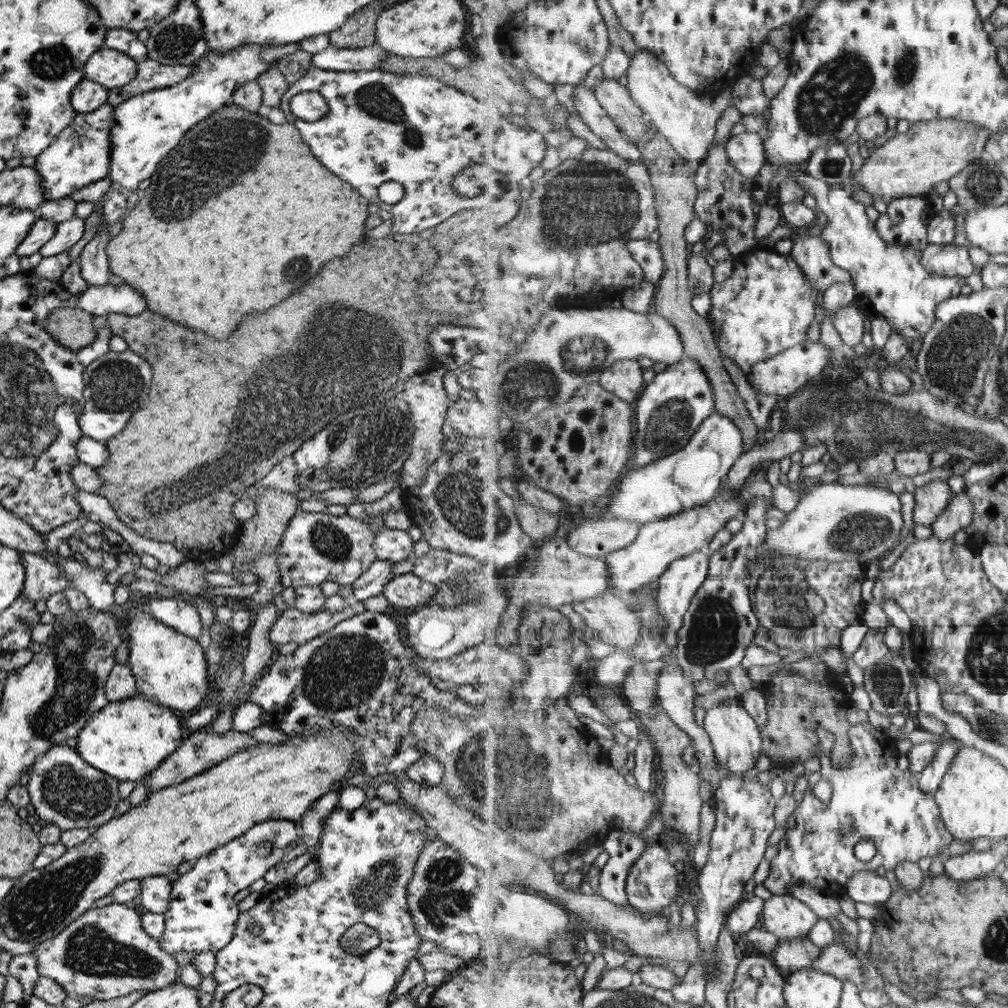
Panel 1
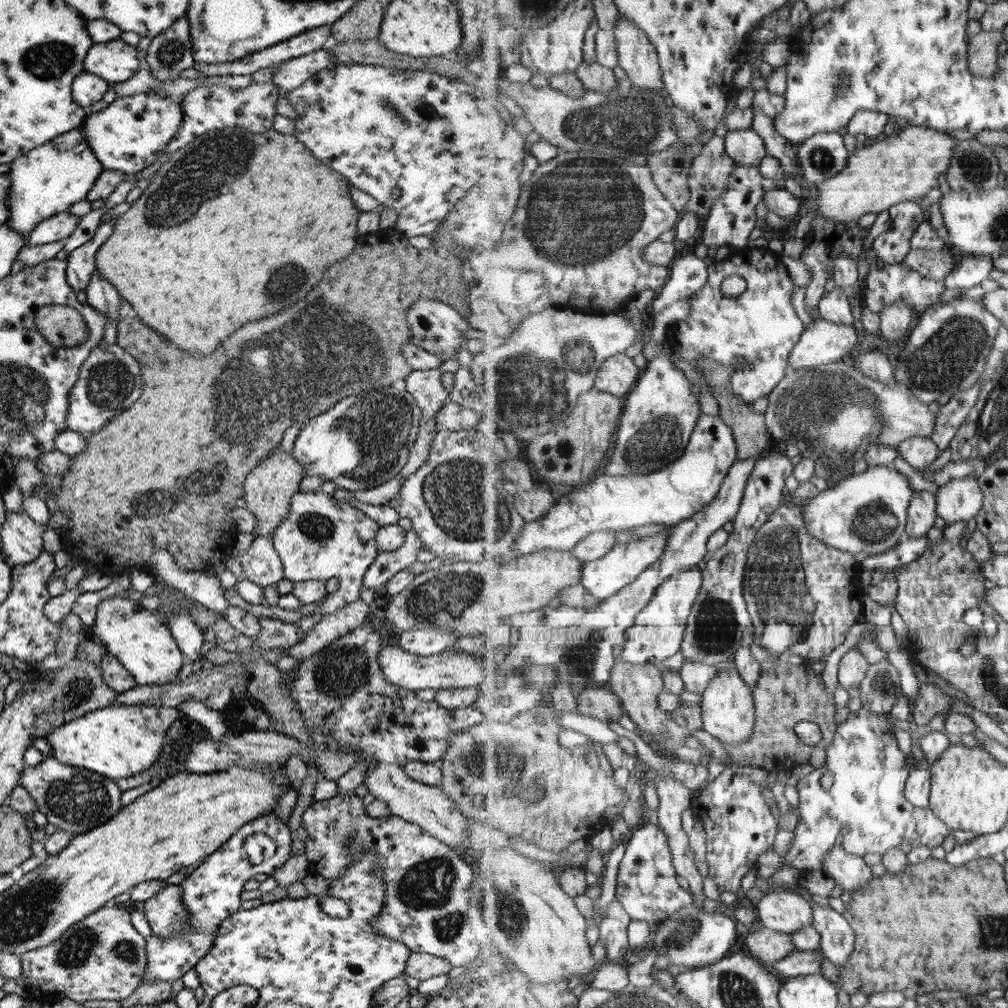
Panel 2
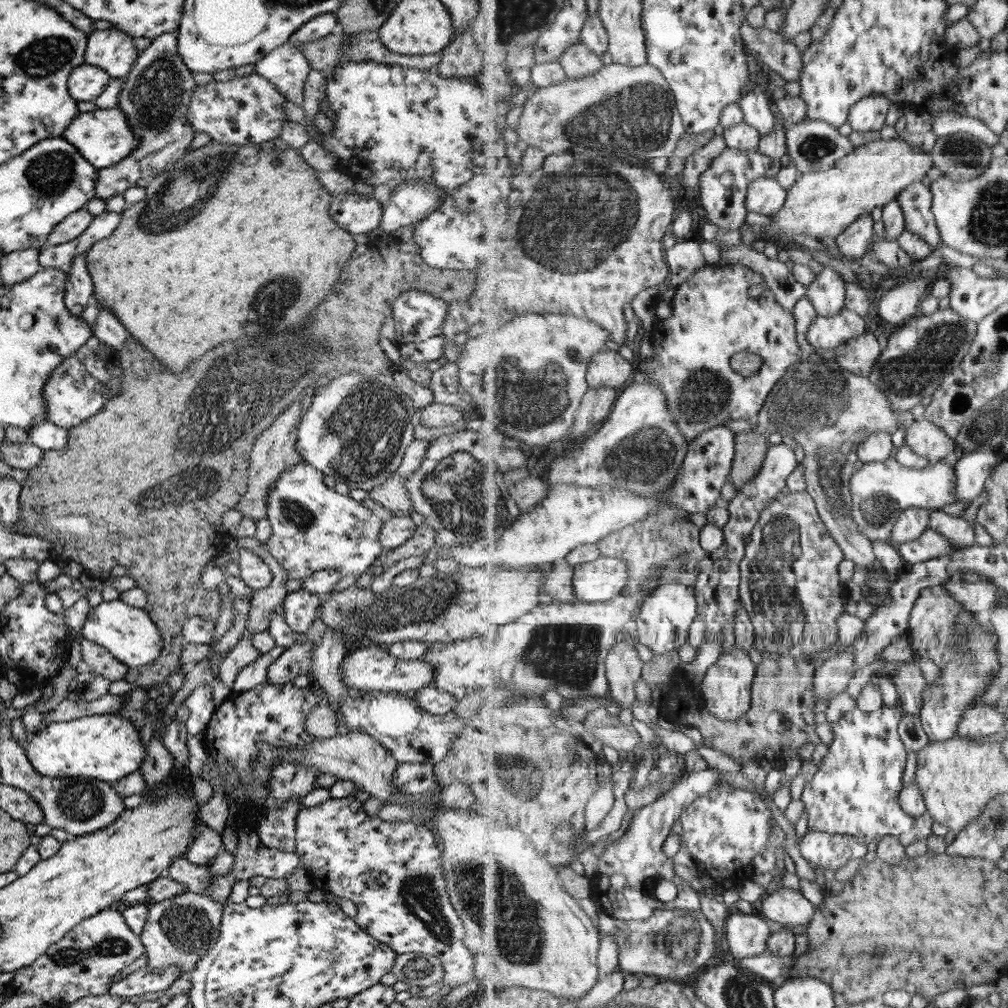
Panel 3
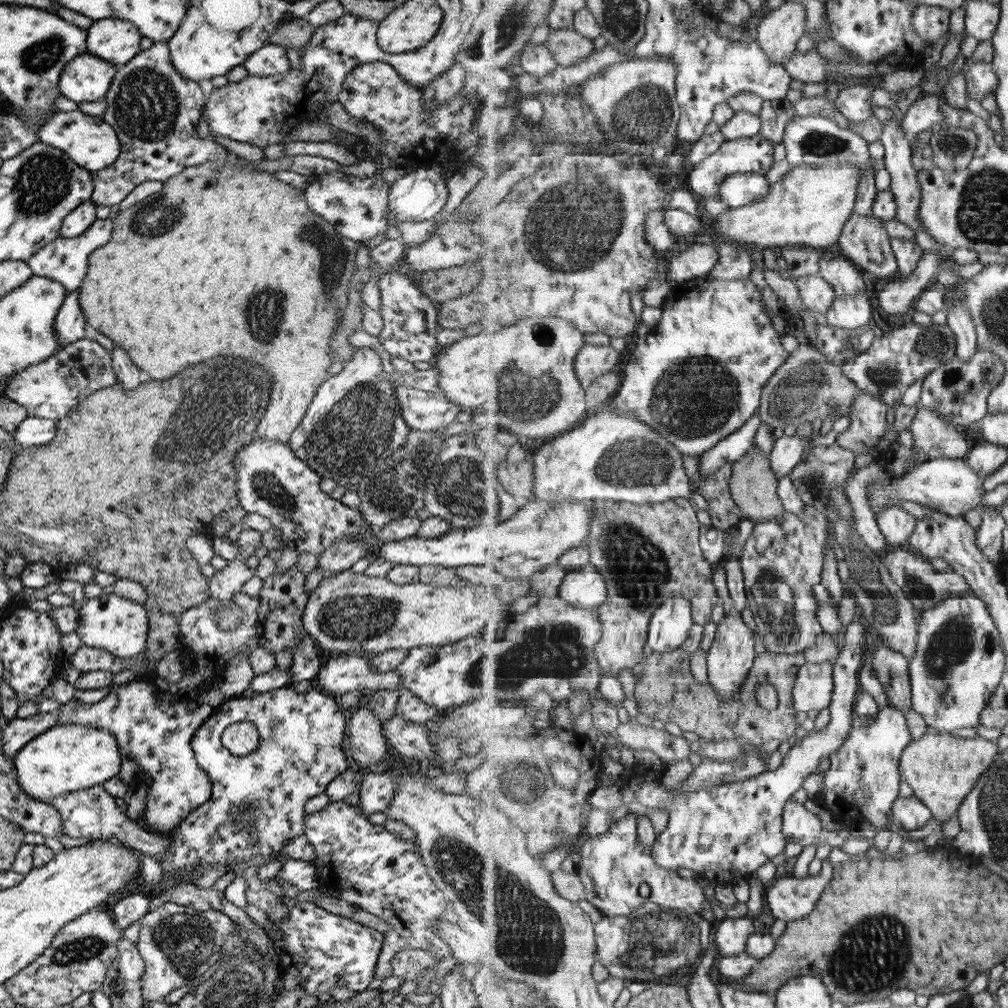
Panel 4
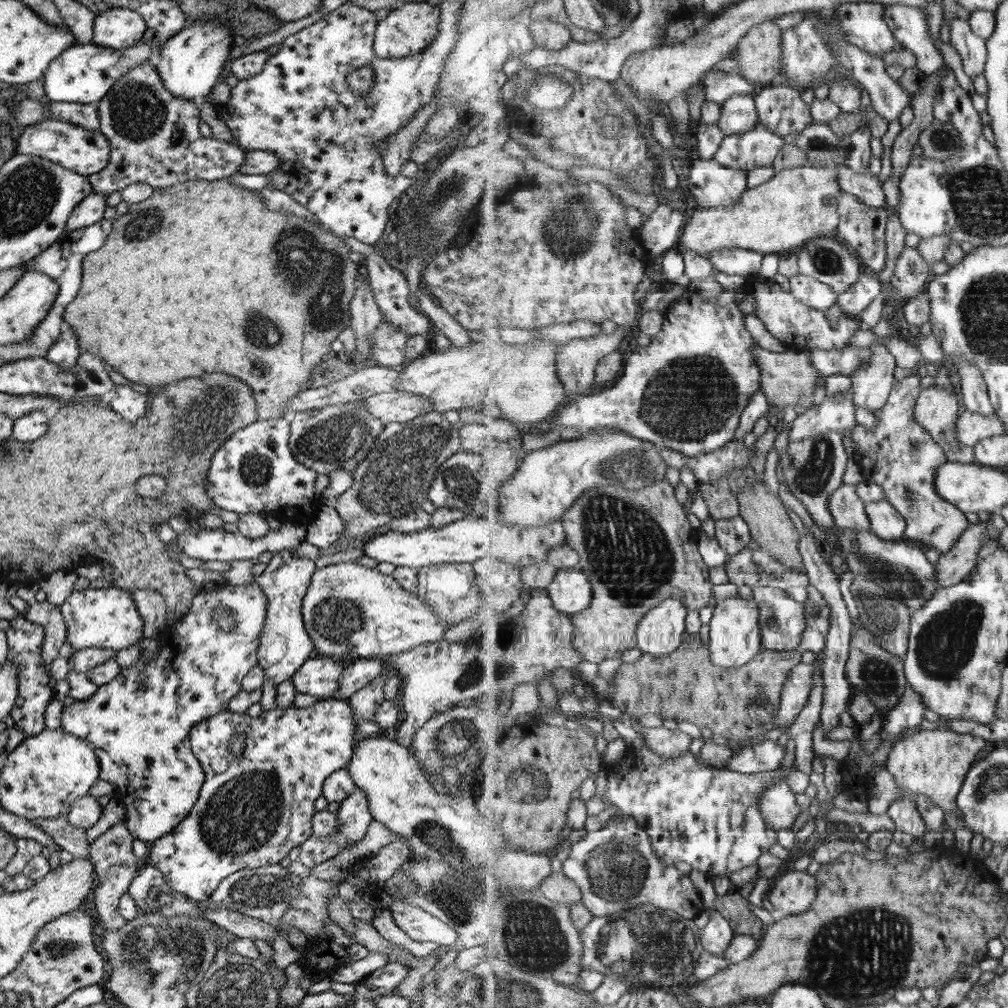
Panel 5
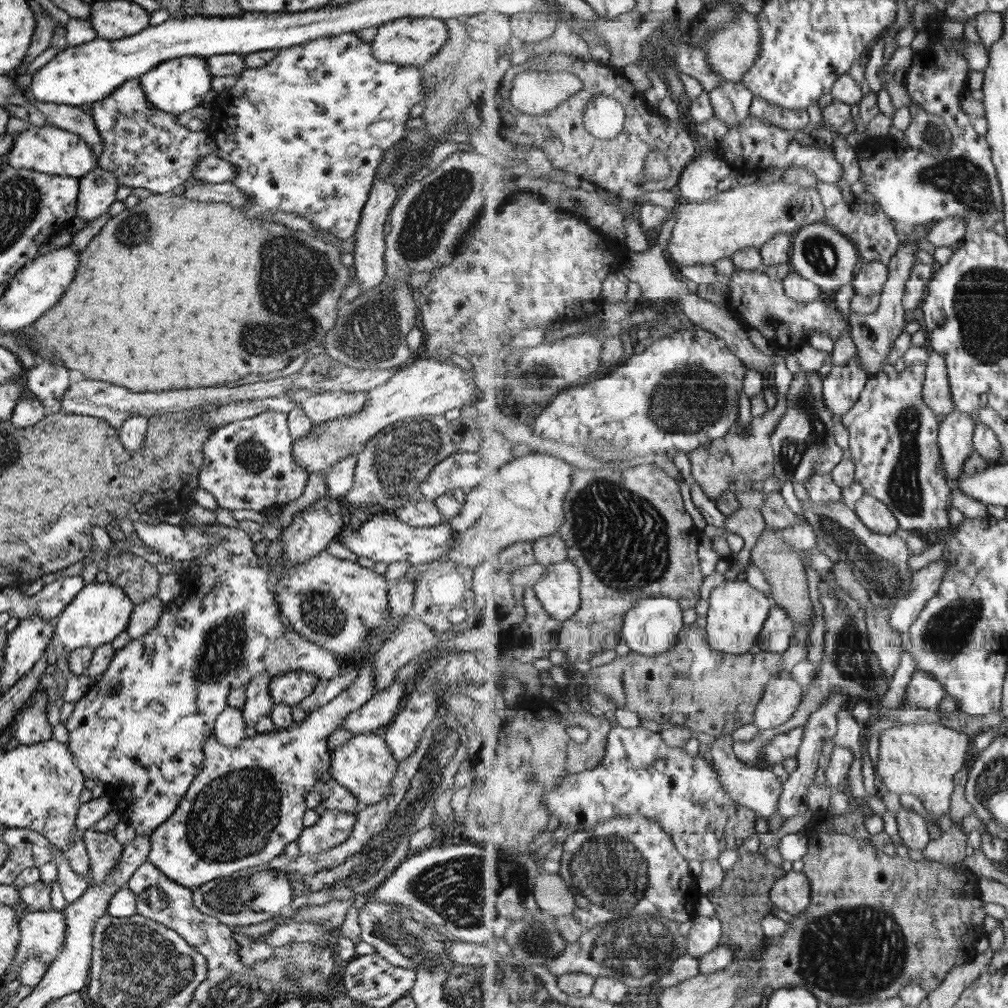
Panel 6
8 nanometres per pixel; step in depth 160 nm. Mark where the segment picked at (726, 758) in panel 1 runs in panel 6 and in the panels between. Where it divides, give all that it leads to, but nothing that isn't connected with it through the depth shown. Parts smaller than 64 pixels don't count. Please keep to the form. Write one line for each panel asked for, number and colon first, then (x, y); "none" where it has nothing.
2: (728, 709)
3: (726, 688)
4: (731, 655)
5: (733, 636)
6: (737, 613)

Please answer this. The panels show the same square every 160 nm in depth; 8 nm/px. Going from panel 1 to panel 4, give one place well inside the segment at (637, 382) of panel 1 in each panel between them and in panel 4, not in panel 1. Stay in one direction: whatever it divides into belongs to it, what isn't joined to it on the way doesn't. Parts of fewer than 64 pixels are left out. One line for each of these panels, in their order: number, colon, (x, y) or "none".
2: (618, 375)
3: (608, 368)
4: (593, 361)

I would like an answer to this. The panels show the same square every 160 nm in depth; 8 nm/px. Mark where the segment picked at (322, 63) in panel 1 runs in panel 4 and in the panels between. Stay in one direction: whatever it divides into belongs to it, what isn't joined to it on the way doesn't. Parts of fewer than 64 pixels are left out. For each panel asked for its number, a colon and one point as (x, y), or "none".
2: (288, 75)
3: (285, 67)
4: (271, 59)

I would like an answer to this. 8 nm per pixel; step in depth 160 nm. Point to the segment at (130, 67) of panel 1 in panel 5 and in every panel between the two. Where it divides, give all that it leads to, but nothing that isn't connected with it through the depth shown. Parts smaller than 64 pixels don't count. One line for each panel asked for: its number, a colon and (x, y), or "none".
2: (114, 61)
3: (112, 50)
4: (115, 41)
5: (118, 28)

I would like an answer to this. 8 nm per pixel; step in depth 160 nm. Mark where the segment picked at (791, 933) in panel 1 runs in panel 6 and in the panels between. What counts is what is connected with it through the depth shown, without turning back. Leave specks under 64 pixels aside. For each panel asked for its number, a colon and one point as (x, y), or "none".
2: (785, 911)
3: (788, 906)
4: (789, 898)
5: (794, 893)
6: (793, 893)

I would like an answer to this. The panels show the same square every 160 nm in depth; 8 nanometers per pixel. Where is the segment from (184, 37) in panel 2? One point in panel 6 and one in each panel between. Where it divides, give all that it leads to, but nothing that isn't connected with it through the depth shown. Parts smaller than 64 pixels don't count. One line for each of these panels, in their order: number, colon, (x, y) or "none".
3: (154, 95)
4: (154, 111)
5: (153, 137)
6: (143, 147)

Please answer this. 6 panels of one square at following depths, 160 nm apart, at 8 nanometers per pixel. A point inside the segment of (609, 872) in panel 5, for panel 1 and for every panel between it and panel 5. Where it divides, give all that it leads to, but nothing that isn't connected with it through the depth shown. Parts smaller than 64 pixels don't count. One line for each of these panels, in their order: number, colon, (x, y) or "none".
1: (652, 885)
2: (646, 885)
3: (630, 868)
4: (618, 869)

